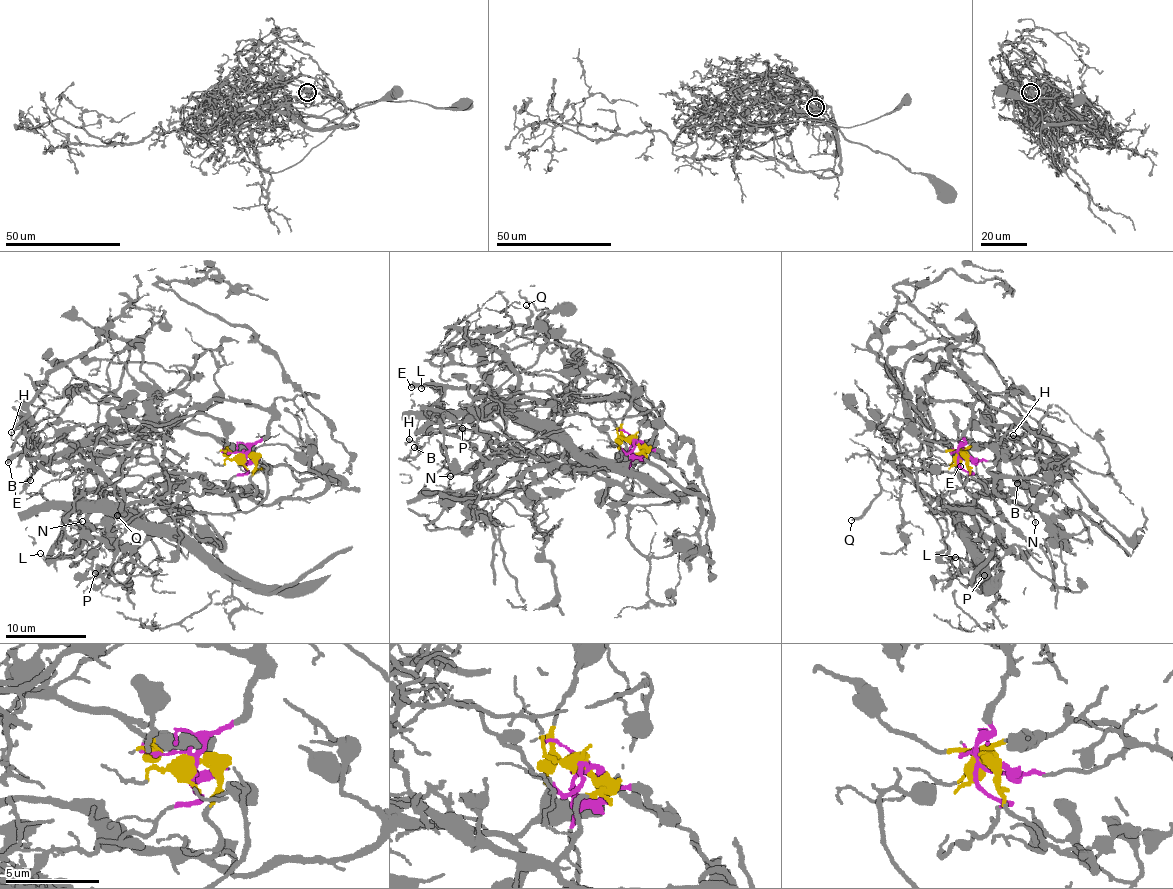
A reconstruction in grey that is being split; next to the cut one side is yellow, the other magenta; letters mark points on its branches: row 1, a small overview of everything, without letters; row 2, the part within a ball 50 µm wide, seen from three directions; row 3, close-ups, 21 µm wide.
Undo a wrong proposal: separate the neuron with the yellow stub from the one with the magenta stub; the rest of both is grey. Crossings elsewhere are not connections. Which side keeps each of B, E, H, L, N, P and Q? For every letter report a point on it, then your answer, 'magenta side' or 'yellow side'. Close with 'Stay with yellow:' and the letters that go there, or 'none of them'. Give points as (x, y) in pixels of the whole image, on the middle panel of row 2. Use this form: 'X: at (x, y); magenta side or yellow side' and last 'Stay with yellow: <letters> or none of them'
B: at (414, 447); magenta side
E: at (411, 387); magenta side
H: at (409, 439); magenta side
L: at (421, 388); yellow side
N: at (450, 476); yellow side
P: at (462, 428); yellow side
Q: at (526, 305); magenta side
Stay with yellow: L, N, P

